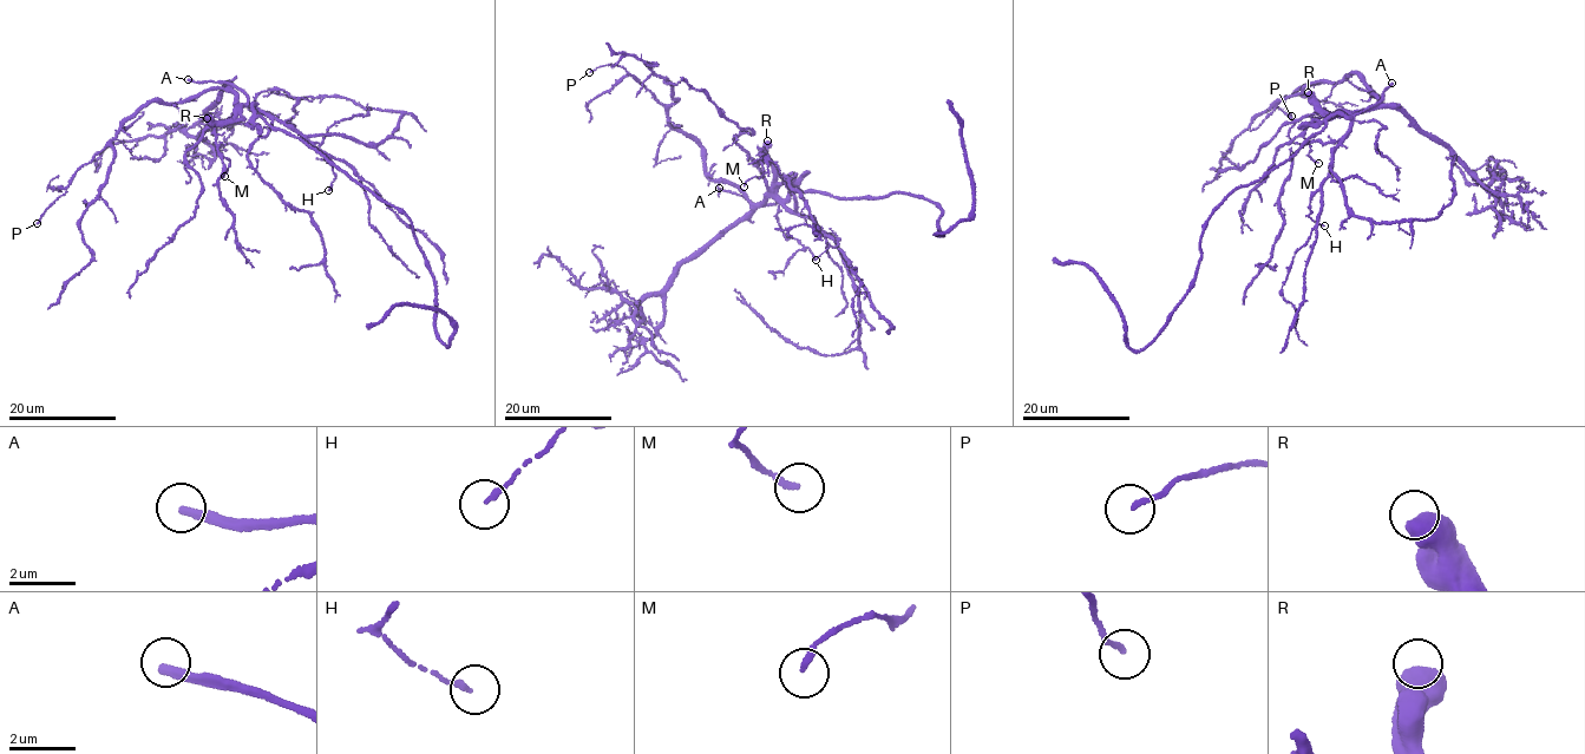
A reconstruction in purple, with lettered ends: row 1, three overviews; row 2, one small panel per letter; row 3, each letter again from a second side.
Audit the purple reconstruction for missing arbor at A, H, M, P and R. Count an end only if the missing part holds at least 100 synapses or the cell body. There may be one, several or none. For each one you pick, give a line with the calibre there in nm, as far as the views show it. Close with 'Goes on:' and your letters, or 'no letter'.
A: 300 nm
Goes on: A

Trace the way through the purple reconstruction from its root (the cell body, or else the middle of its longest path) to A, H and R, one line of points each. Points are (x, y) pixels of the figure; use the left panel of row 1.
A: (295, 136), (269, 126), (256, 115), (255, 103), (249, 104), (243, 92), (230, 83), (188, 79)
H: (295, 136), (269, 126), (253, 106), (294, 125), (325, 151), (336, 177), (328, 190)
R: (295, 136), (269, 126), (256, 115), (255, 103), (246, 104), (227, 123), (207, 118)

